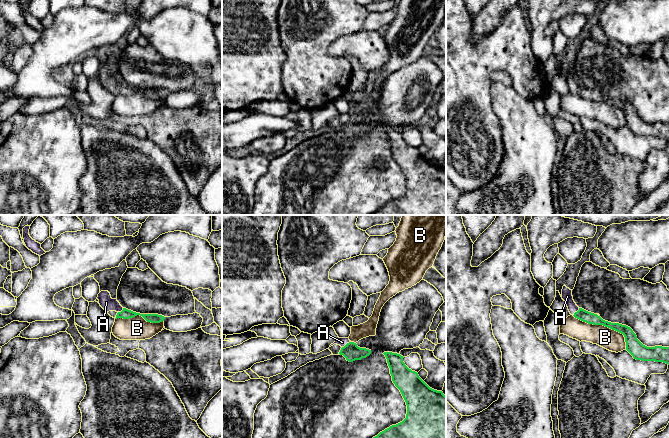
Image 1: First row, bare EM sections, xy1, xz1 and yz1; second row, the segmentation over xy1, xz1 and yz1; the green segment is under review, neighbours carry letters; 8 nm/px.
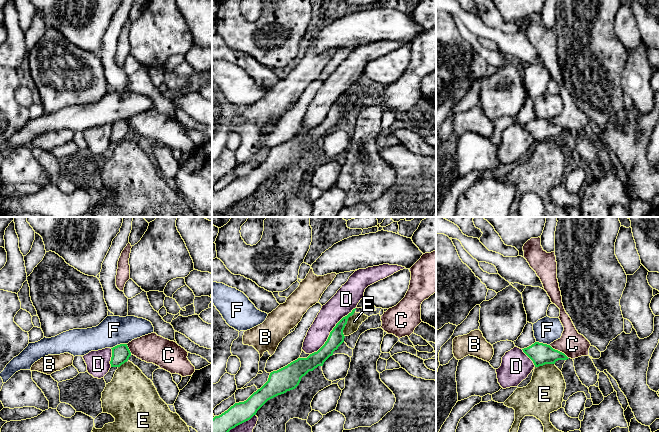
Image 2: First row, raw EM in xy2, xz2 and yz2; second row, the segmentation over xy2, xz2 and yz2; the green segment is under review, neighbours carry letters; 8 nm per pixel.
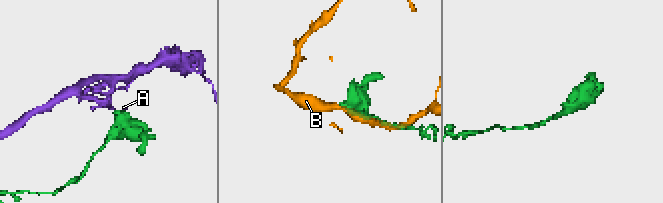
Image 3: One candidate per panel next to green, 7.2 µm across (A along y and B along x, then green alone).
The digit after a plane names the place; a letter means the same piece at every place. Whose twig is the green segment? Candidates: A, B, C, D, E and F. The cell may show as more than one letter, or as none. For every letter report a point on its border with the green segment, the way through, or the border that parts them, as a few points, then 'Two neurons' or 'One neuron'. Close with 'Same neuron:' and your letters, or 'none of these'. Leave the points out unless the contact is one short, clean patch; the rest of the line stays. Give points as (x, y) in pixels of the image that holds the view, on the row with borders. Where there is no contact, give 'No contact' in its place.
A: Touches green at xz1 (347, 343). Path across: xz1 (350, 351), (347, 343), (342, 342). One neuron
B: Touches green at yz1 (605, 326). Two neurons
C: Touches green at yz2 (559, 351). Two neurons
D: Touches green at xz2 (331, 331). Two neurons
E: Touches green at xz2 (346, 323). Boundary: xz2 (354, 311), (345, 325), (343, 330), (344, 336). Two neurons
F: Touches green at xy2 (118, 345). Boundary: xy2 (126, 343), (120, 343), (111, 348). Two neurons
Same neuron: A

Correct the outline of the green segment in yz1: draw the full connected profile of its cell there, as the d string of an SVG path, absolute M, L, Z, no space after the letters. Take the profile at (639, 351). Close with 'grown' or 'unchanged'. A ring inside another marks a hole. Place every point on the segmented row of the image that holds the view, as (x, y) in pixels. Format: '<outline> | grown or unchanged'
M565 285L563 286L561 297L566 302L570 314L575 318L588 324L603 325L623 334L626 342L626 350L634 359L641 361L663 362L669 365L669 347L647 347L637 339L636 334L630 327L619 323L605 321L597 314L579 308L573 300L572 290L567 288Z | grown

